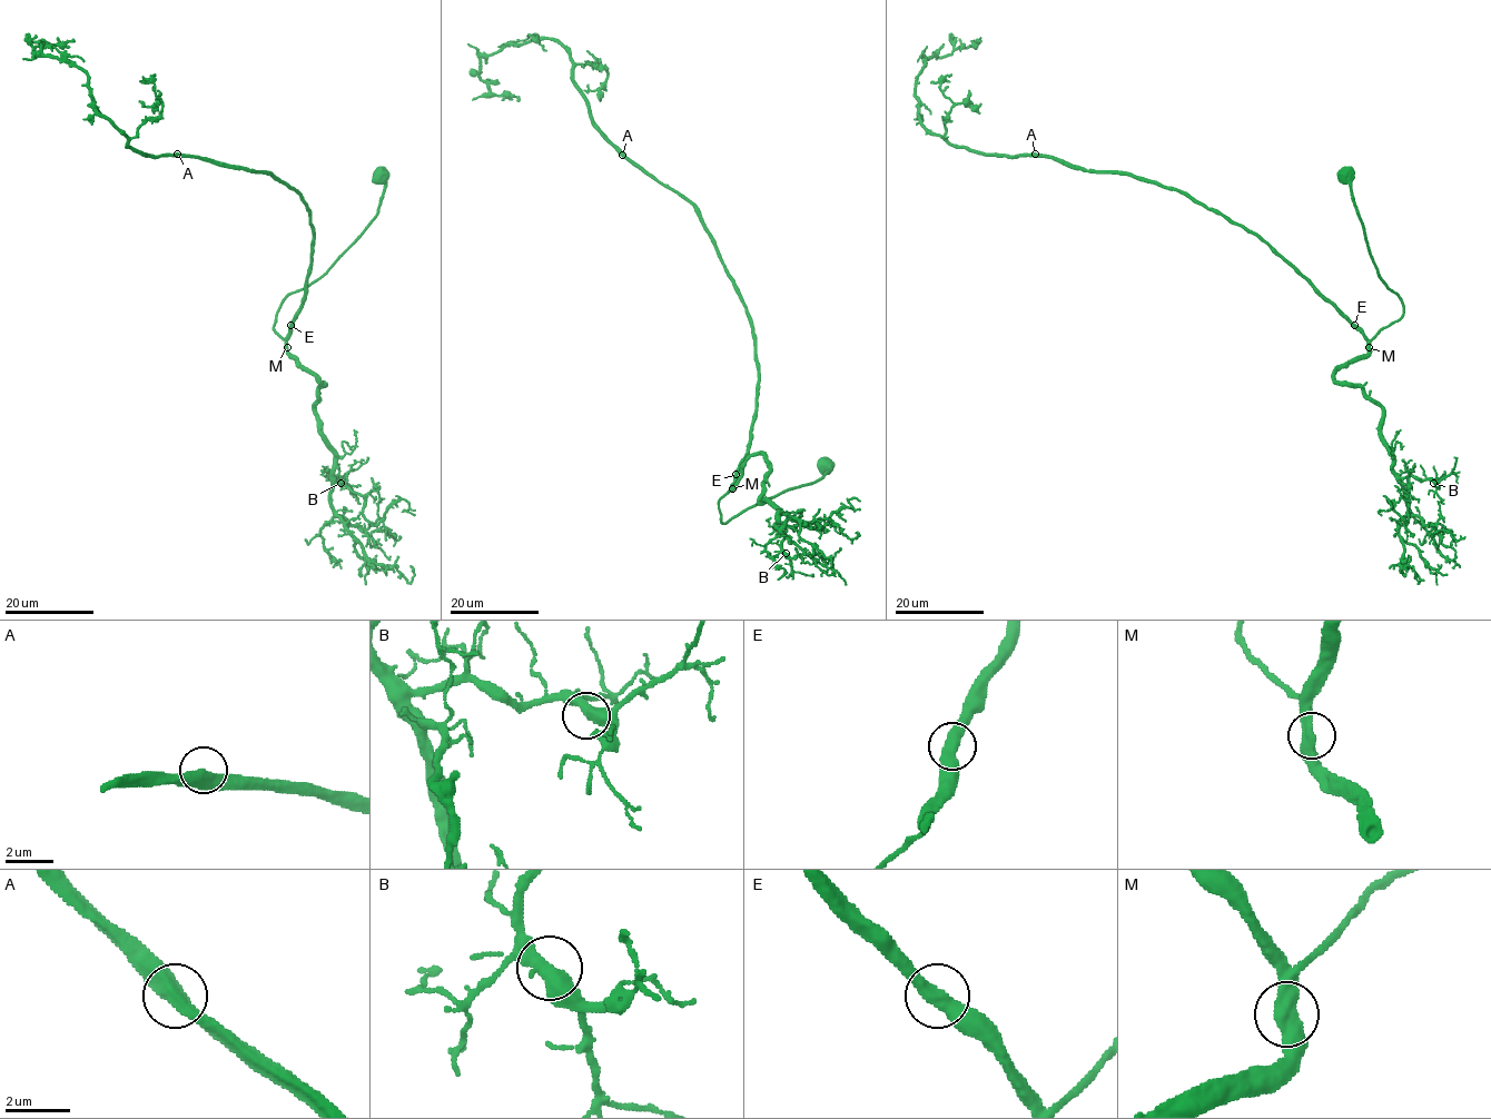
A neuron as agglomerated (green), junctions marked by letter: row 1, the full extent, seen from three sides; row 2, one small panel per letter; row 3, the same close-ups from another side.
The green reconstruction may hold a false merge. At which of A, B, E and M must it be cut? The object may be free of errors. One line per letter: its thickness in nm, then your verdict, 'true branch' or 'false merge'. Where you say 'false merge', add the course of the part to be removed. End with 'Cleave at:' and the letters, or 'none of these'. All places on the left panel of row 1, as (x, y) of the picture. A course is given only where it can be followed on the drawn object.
A: calibre 500 nm; true branch
B: calibre 480 nm; true branch
E: calibre 460 nm; true branch
M: calibre 480 nm; true branch
Cleave at: none of these

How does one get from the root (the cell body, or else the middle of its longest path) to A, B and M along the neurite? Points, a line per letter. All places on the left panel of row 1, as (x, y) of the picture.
A: (378, 177), (376, 217), (283, 300), (273, 329), (284, 339), (310, 268), (308, 207), (270, 174), (177, 154)
B: (378, 177), (376, 217), (283, 300), (273, 325), (325, 385), (315, 411), (341, 483)
M: (378, 177), (385, 185), (385, 191), (376, 217), (325, 274), (283, 300), (273, 329), (286, 347)

